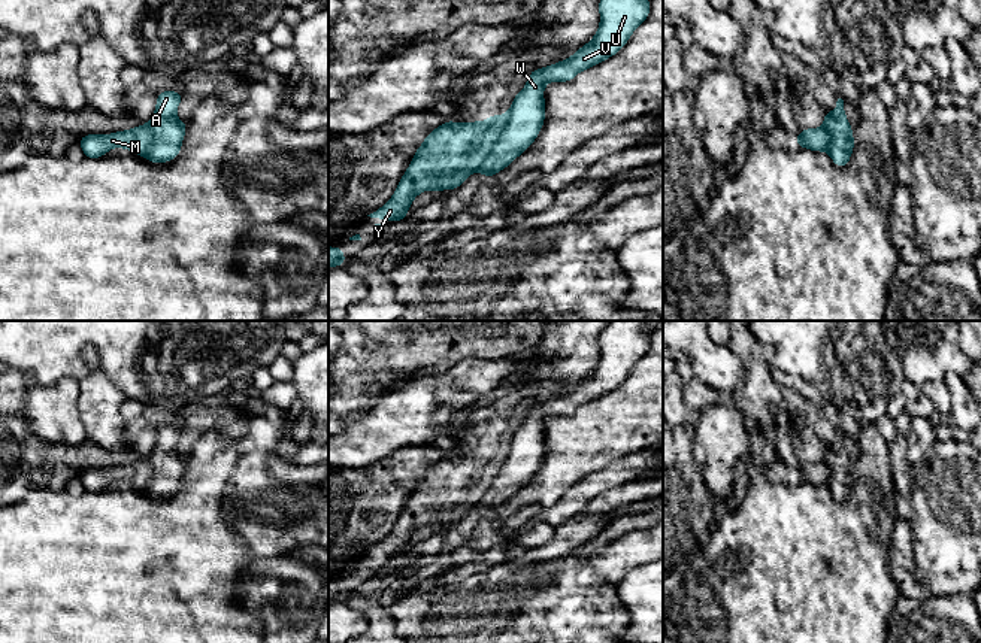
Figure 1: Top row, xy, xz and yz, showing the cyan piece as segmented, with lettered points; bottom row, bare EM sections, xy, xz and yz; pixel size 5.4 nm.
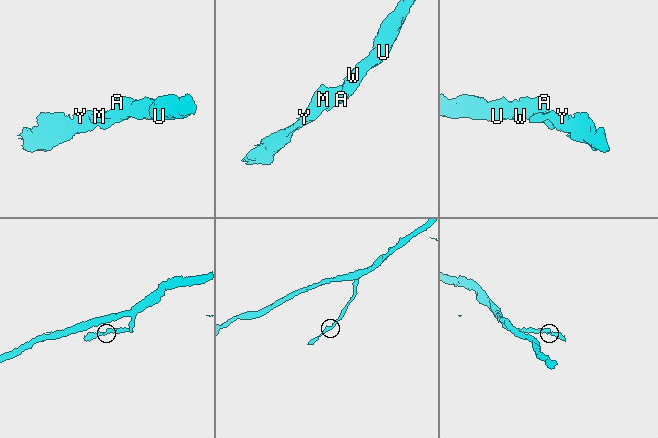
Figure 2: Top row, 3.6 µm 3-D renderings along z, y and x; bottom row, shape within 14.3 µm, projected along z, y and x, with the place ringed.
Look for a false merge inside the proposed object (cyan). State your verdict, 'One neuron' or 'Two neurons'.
Two neurons

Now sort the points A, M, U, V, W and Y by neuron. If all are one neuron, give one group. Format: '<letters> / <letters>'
A U V W / M Y

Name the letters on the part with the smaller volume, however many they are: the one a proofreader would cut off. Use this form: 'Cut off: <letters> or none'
Cut off: M, Y

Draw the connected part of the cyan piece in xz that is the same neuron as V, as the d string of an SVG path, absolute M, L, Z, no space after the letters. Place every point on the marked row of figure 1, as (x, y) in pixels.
M600 0L597 7L600 25L587 45L570 58L532 70L511 109L500 116L502 133L478 172L493 178L530 148L545 121L544 88L548 82L569 82L579 72L615 55L650 15L650 0Z

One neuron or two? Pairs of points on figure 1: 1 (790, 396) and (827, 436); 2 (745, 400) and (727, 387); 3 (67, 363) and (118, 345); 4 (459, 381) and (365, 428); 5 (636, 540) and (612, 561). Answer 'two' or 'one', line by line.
1: one
2: two
3: one
4: one
5: one

